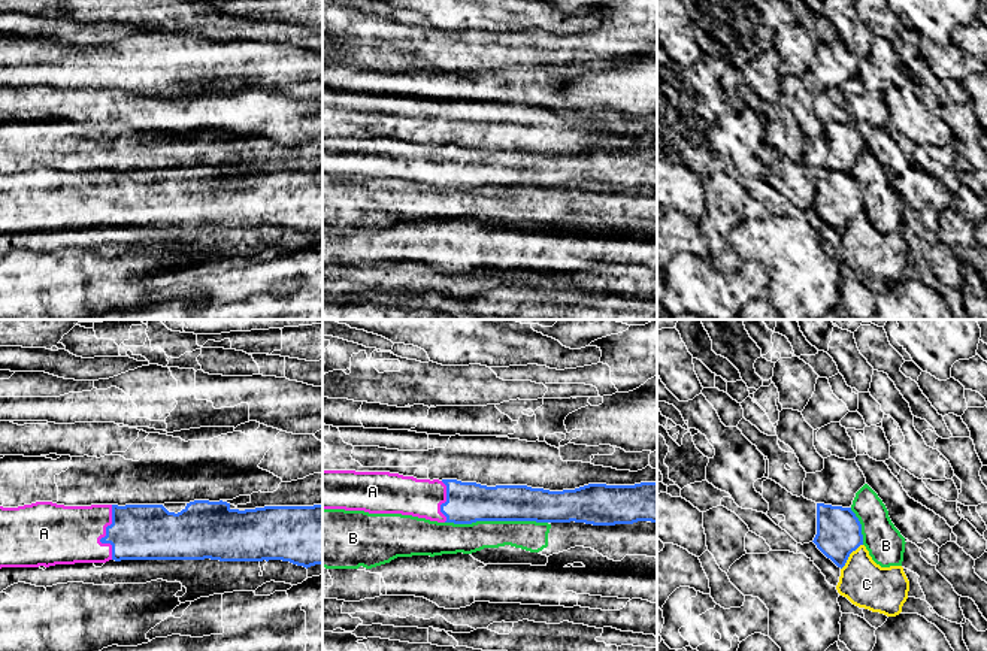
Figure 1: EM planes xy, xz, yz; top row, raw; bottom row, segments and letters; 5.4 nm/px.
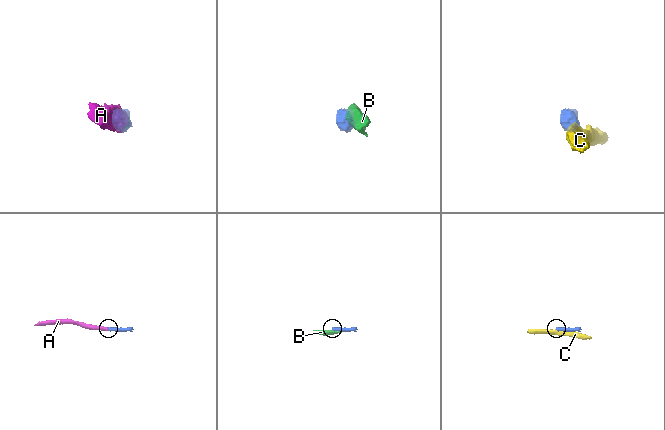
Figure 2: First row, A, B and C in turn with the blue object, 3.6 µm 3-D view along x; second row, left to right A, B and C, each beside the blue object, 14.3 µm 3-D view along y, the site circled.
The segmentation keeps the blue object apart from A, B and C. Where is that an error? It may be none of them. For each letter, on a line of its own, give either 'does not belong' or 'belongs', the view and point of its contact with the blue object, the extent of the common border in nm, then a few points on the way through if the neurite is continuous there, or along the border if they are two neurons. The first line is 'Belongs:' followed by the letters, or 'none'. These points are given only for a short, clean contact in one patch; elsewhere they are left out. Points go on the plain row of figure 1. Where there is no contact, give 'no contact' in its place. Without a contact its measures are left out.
Belongs: A
A: belongs; meets blue in xy at (106, 200); contact 300 nm long; runs through xy (139, 197), (106, 200), (60, 200)
B: does not belong; meets blue in xz at (496, 185); contact 550 nm long
C: does not belong; meets blue in yz at (848, 221); contact 180 nm long

